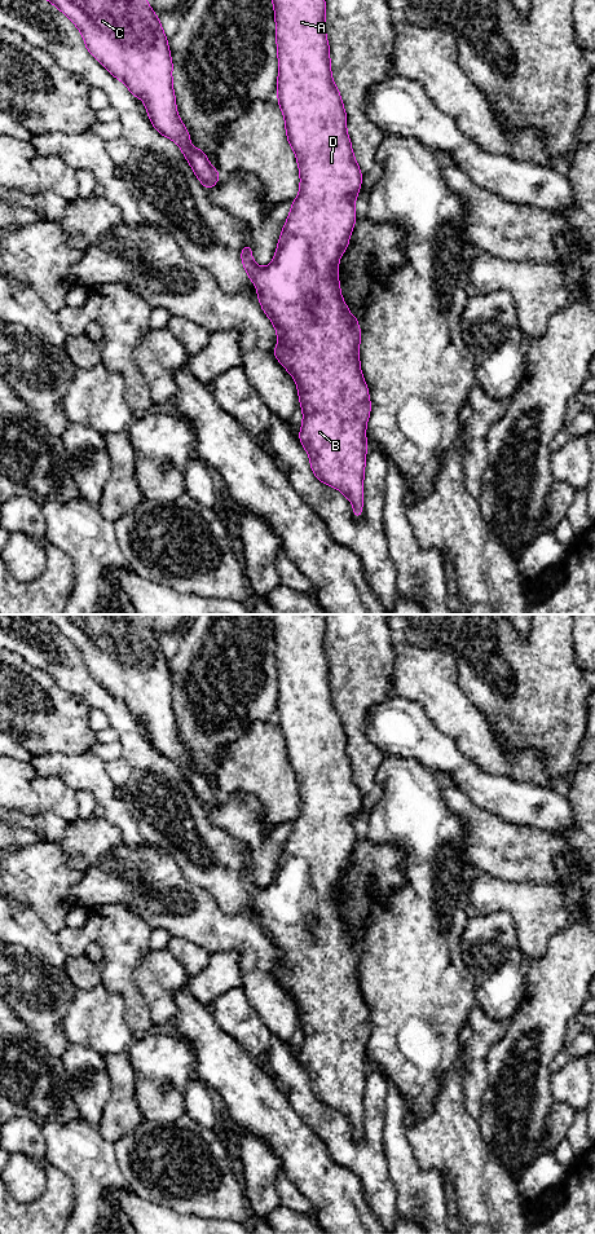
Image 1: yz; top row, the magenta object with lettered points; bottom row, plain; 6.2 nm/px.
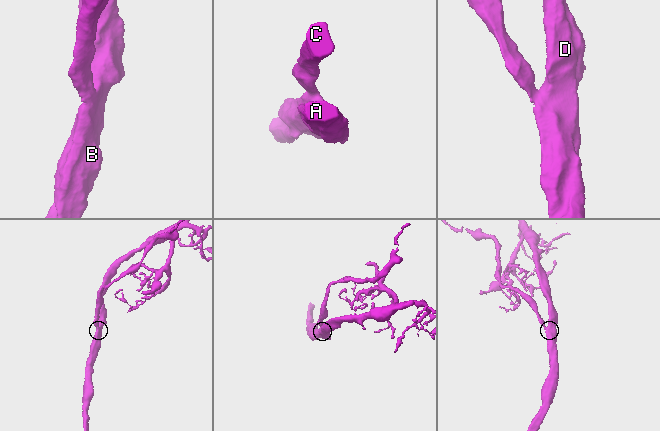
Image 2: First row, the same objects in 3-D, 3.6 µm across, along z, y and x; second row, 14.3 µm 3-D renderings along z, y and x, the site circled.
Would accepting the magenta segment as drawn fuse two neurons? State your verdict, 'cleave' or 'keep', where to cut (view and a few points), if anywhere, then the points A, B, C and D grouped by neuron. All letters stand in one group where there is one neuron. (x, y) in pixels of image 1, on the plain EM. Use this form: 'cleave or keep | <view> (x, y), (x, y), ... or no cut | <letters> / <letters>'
keep | no cut | A B C D

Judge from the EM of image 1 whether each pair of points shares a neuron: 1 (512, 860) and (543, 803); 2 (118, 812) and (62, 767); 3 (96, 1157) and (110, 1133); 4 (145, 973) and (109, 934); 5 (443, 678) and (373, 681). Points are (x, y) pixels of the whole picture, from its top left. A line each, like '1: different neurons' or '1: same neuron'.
1: different neurons
2: same neuron
3: different neurons
4: different neurons
5: different neurons

